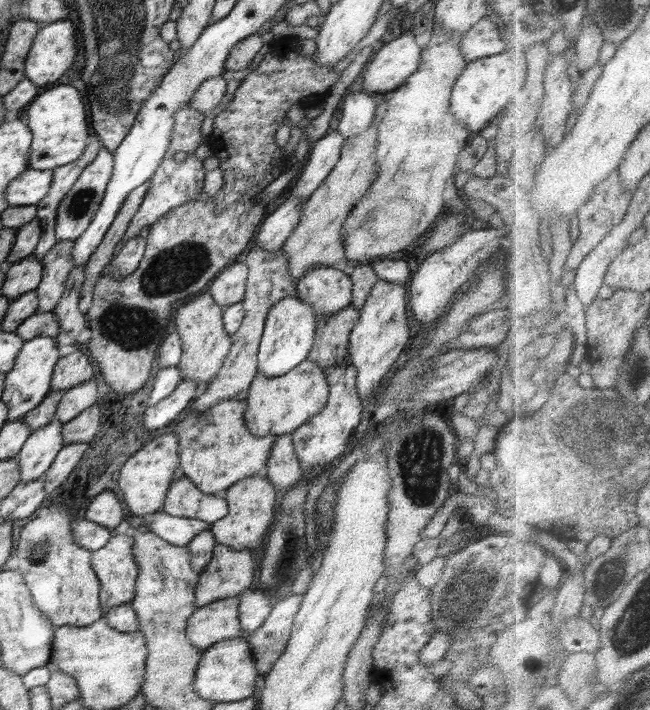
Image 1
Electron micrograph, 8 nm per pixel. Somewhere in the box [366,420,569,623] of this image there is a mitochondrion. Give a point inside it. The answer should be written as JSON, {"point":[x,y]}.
{"point":[470,582]}

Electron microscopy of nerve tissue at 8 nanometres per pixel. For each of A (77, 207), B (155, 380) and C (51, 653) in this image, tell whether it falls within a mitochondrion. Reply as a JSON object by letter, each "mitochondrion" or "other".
{"A":"mitochondrion","B":"other","C":"other"}

